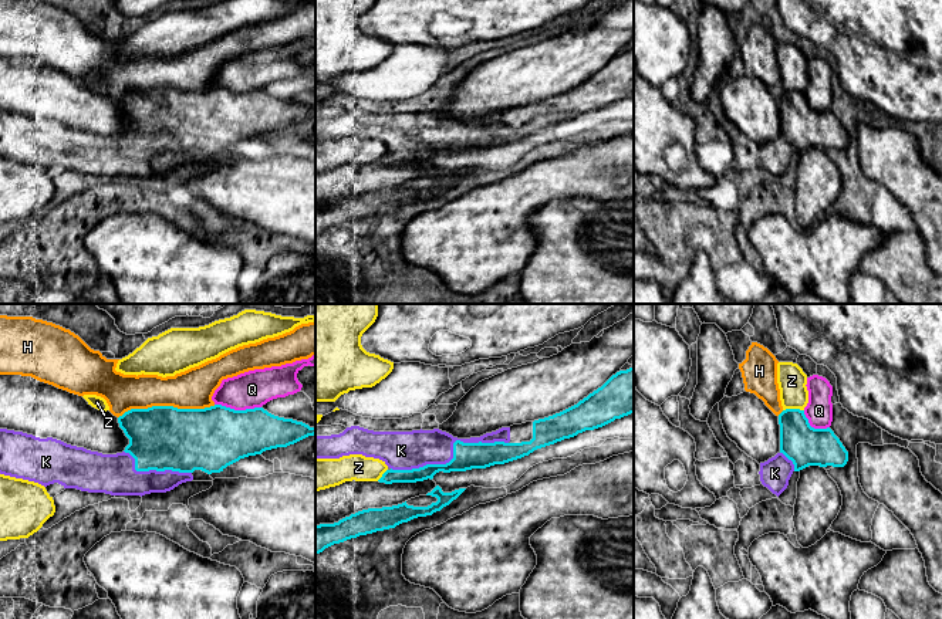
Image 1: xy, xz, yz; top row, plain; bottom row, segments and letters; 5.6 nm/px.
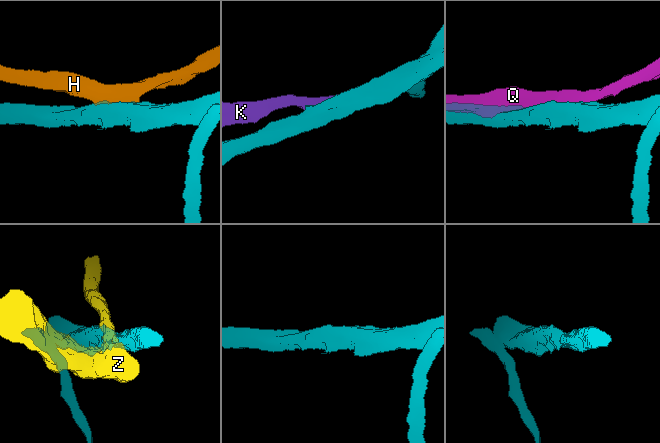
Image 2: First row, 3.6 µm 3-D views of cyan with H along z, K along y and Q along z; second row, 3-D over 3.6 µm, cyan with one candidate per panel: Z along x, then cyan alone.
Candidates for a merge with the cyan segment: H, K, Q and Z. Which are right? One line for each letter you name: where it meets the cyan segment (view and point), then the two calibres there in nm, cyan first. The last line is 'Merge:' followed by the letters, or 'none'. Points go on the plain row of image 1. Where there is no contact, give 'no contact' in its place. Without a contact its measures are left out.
K: contact xz (453, 137); calibres 160 and 220 nm
Merge: K

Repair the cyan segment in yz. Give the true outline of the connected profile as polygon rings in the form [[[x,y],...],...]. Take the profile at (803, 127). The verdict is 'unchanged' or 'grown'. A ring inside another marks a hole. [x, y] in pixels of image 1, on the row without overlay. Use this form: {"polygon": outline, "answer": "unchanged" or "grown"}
{"polygon": [[[786,91],[779,97],[780,133],[764,145],[760,145],[760,163],[777,179],[787,170],[794,153],[808,148],[844,149],[848,133],[827,111],[810,108],[804,92]]], "answer": "grown"}

